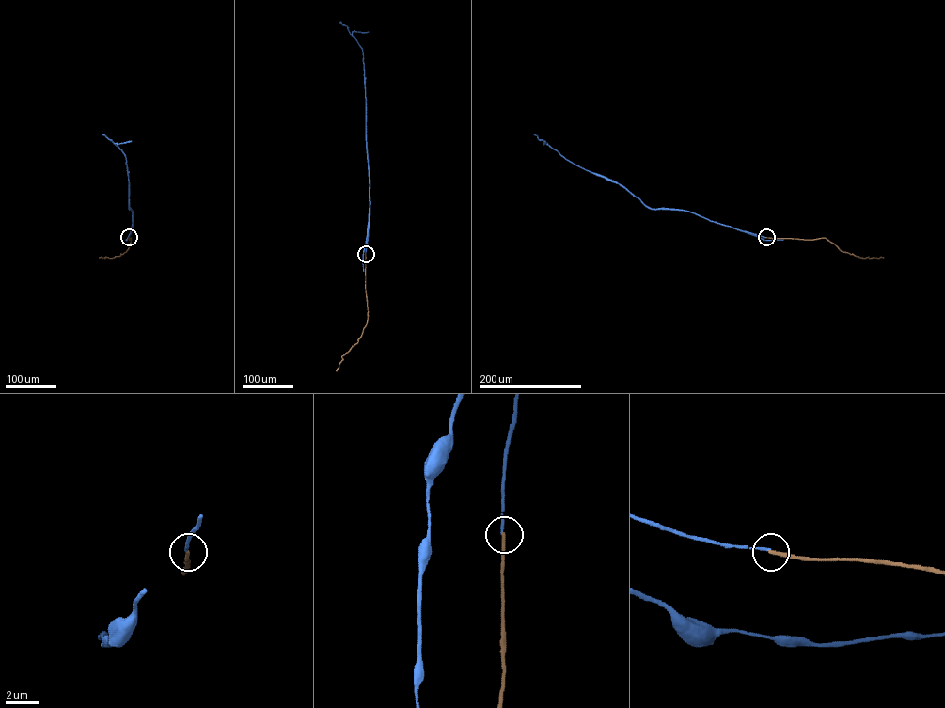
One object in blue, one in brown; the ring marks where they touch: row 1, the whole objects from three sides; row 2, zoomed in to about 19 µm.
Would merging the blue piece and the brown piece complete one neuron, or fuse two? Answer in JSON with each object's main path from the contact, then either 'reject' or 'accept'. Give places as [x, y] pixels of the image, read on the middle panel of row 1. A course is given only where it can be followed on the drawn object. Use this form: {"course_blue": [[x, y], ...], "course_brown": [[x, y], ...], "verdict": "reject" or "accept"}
{"course_blue": [[366, 254], [370, 203], [363, 55], [355, 38], [340, 21]], "course_brown": [[366, 254], [367, 324], [357, 343], [341, 356], [336, 371]], "verdict": "reject"}

